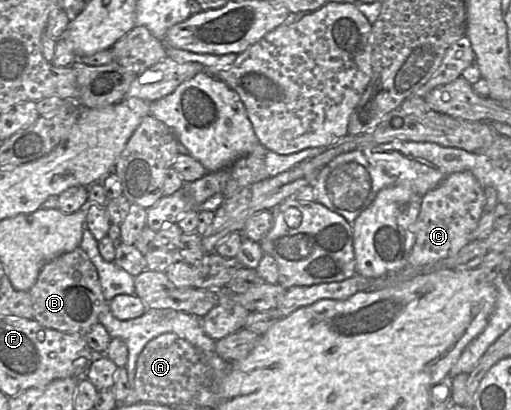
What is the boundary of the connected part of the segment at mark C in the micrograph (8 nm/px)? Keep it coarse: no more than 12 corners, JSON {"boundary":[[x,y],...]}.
{"boundary":[[456,172],[421,198],[407,267],[457,254],[484,189]]}

